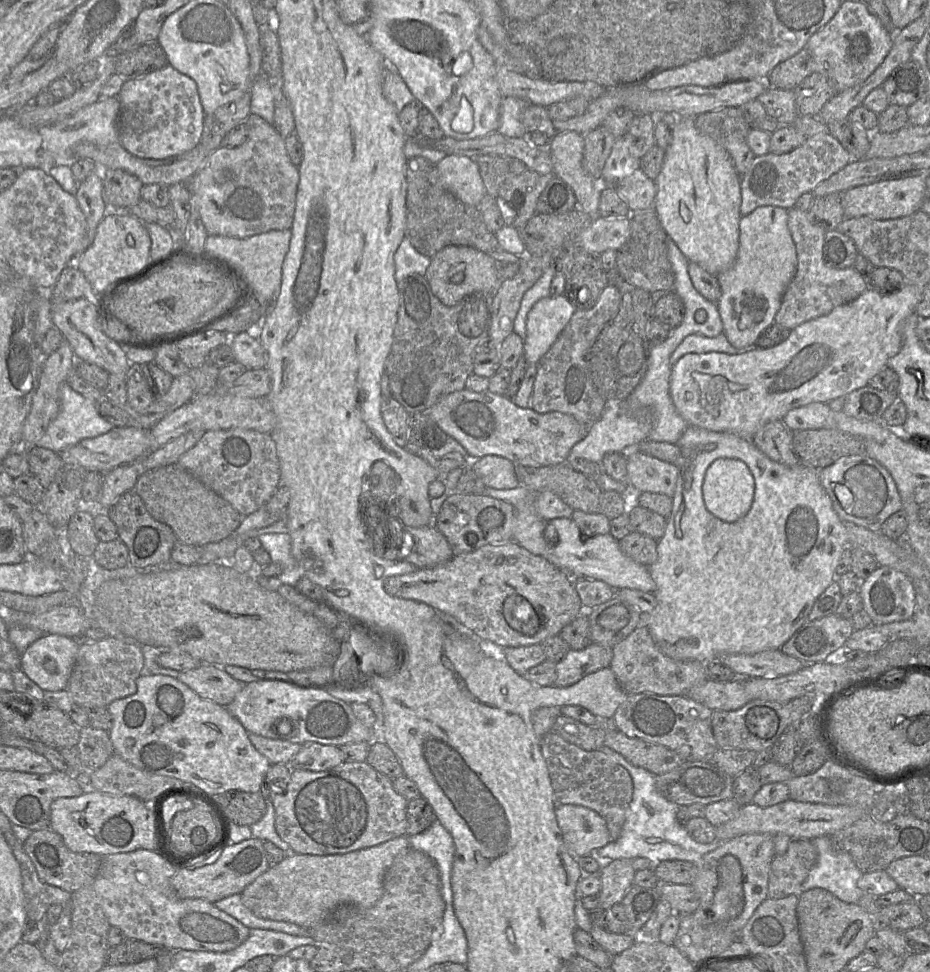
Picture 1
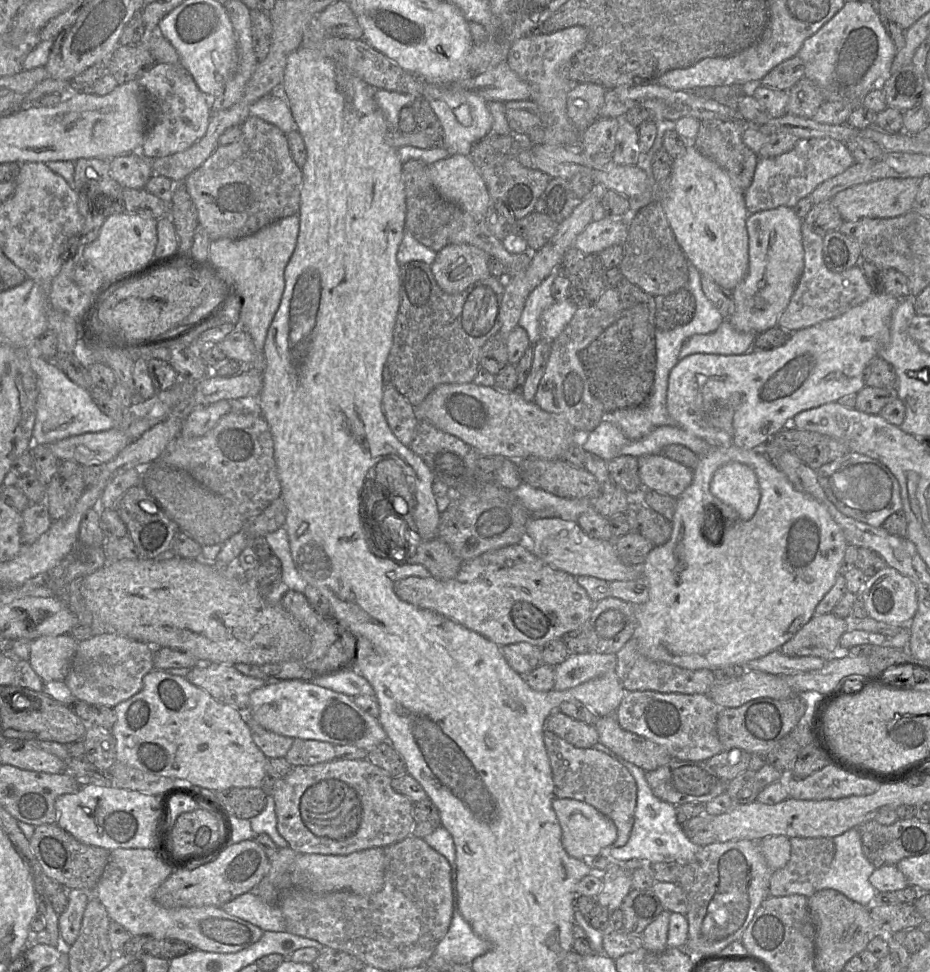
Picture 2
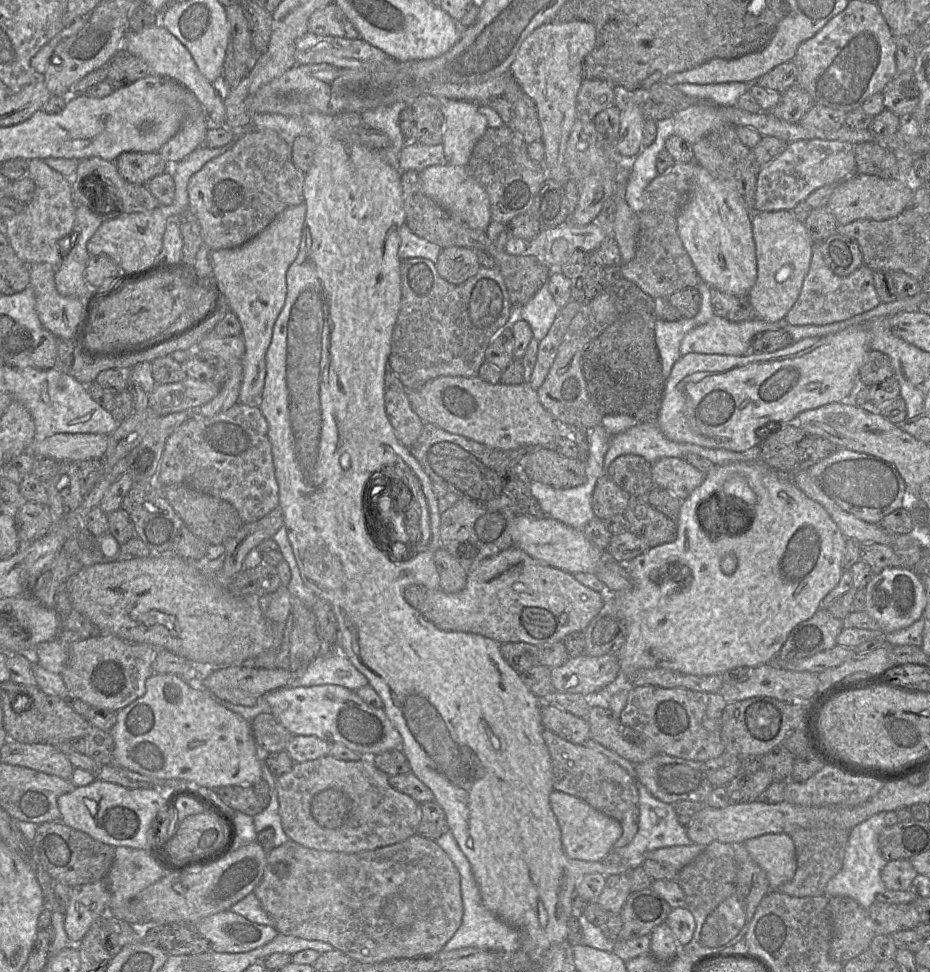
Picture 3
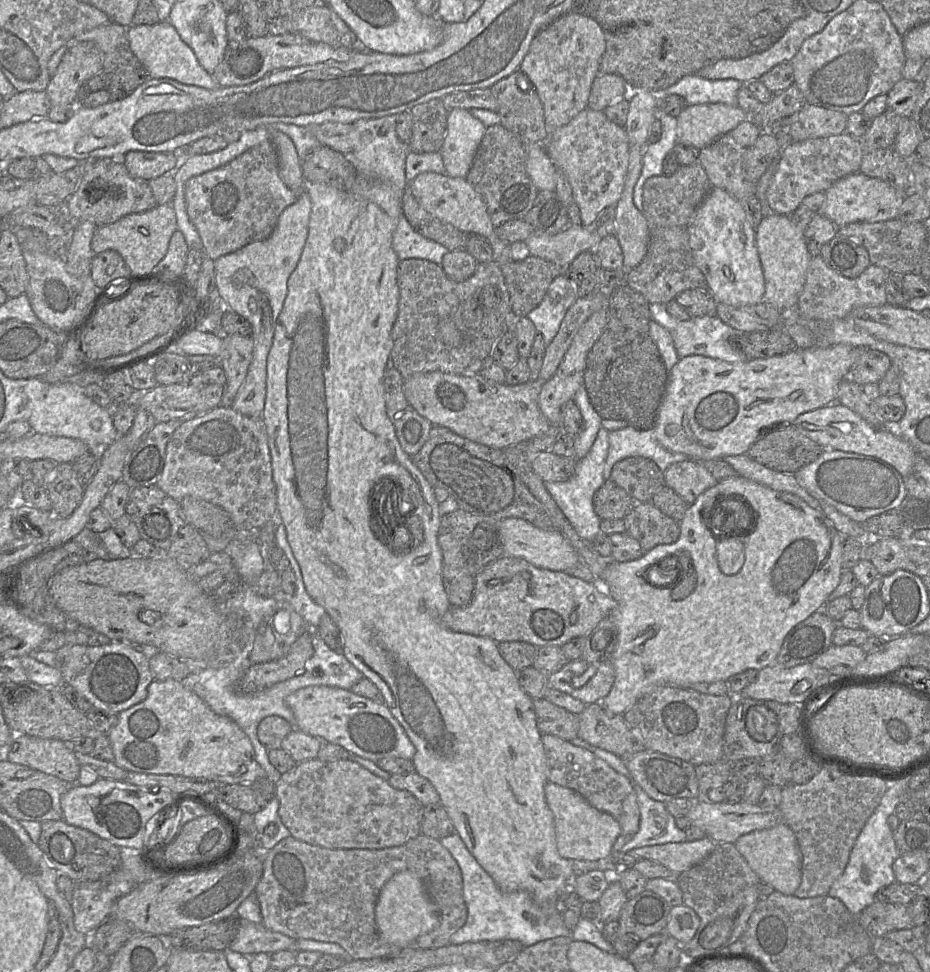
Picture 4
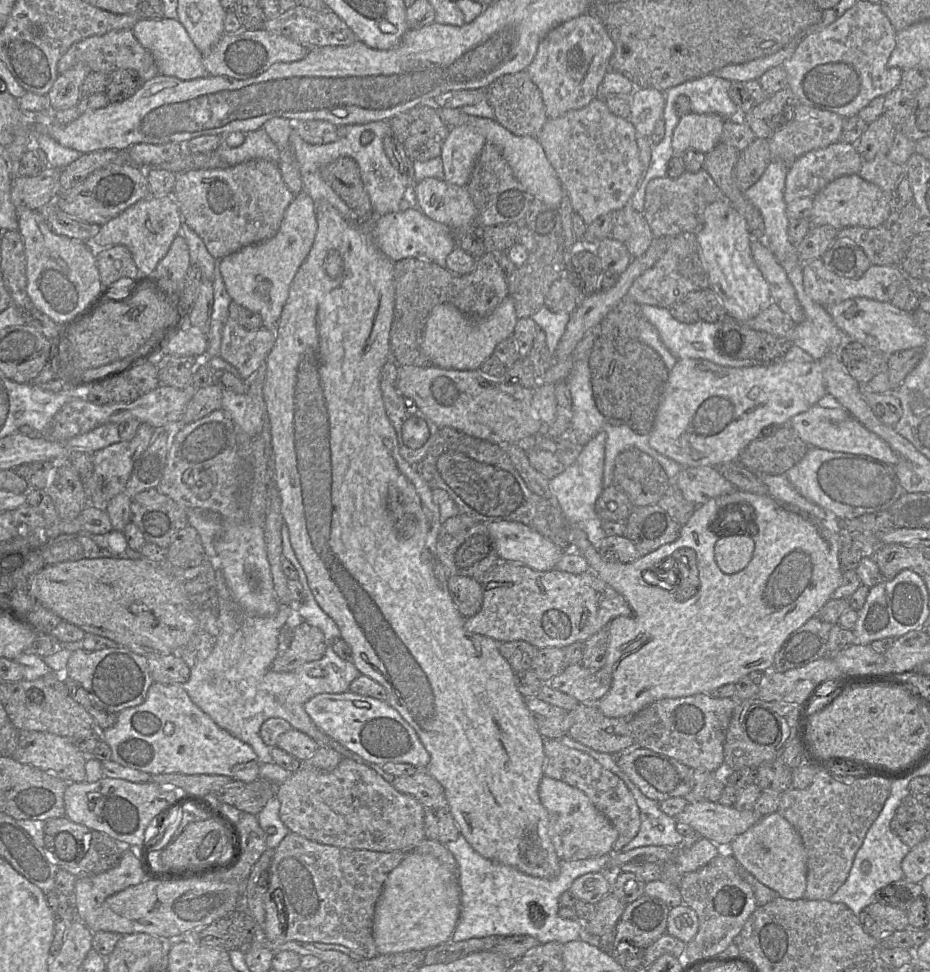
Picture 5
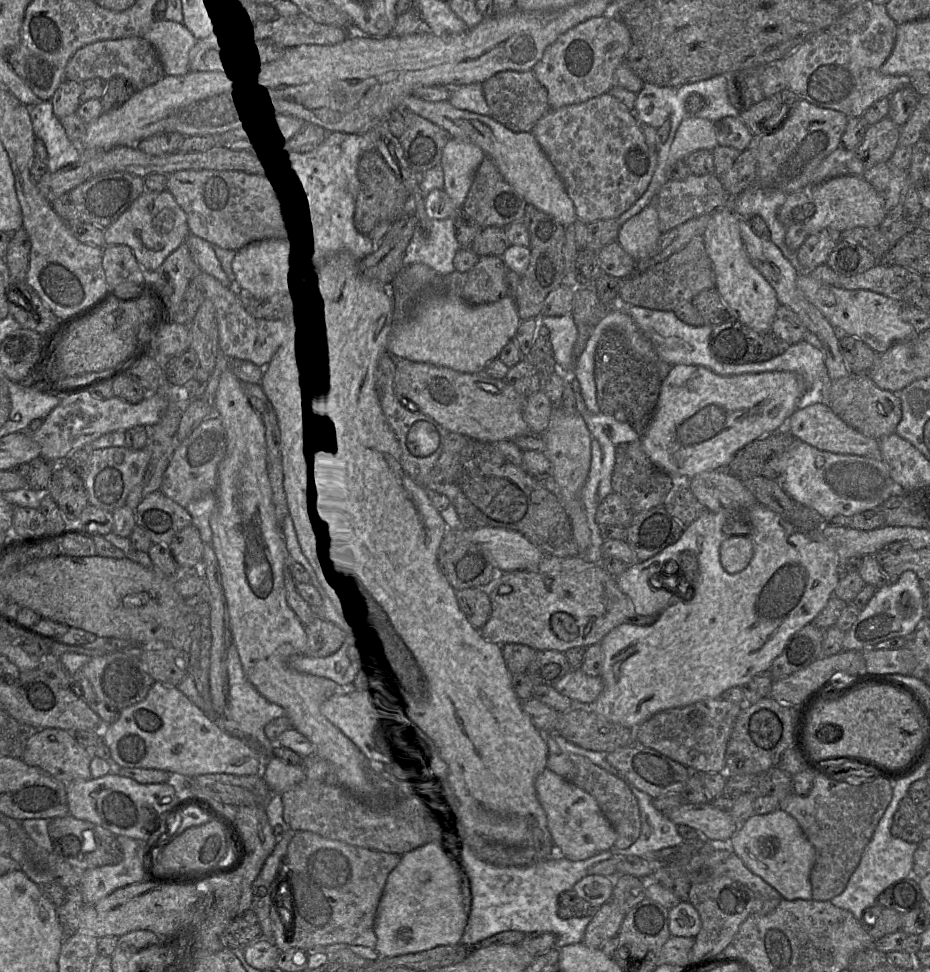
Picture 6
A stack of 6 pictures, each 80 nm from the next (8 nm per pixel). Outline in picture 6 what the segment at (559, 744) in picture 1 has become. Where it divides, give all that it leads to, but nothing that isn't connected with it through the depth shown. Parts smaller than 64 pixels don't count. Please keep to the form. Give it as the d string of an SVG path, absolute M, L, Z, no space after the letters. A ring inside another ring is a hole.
M572 753L549 754L546 768L586 791L597 801L603 814L617 832L615 848L626 849L639 838L641 818L638 801L621 779L597 766L588 758Z

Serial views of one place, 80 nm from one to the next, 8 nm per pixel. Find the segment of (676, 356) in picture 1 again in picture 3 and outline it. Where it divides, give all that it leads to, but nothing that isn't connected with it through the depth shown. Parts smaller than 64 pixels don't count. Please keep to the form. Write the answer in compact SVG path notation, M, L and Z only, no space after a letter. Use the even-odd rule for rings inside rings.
M714 315L707 323L690 330L683 338L680 346L680 354L689 353L724 354L741 356L750 352L751 342L756 334L776 330L785 325L784 320L768 322L761 319L733 322L718 315Z

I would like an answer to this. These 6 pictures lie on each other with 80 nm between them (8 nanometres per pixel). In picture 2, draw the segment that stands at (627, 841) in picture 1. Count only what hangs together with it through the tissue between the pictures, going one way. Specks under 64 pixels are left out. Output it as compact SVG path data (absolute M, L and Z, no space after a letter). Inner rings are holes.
M598 742L592 748L602 751L622 764L633 776L637 786L635 819L628 842L622 847L609 850L609 856L615 861L637 859L646 863L678 862L689 863L700 851L701 846L693 843L684 833L677 820L677 807L656 797L645 777L645 771L626 761L604 744Z

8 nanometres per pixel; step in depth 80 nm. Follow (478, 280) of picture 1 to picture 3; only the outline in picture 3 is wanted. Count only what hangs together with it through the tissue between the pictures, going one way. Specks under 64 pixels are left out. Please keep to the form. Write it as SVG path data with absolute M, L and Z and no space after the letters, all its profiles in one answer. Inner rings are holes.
M459 246L442 248L435 265L439 275L452 284L465 282L481 266L476 250Z

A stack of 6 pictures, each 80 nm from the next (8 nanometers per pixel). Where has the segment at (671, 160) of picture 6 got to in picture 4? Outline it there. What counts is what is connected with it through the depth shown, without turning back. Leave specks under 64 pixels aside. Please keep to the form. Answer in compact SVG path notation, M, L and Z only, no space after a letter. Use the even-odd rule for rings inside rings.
M722 103L687 105L677 116L677 141L702 149L749 119L750 115L739 106Z

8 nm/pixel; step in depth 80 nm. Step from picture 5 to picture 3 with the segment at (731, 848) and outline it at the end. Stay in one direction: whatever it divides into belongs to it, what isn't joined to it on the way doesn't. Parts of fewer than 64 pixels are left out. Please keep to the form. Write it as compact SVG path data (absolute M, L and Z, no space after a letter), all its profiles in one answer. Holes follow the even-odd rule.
M765 834L743 844L753 861L765 871L771 890L778 890L792 880L797 861L795 845L788 834Z

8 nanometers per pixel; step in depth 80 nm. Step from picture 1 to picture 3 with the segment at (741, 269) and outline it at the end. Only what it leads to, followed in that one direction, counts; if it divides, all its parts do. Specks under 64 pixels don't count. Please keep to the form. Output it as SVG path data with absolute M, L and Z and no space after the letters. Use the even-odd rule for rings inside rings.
M789 210L754 212L751 223L756 248L757 279L747 299L754 309L755 319L779 322L784 320L799 297L809 271L813 241L805 223Z

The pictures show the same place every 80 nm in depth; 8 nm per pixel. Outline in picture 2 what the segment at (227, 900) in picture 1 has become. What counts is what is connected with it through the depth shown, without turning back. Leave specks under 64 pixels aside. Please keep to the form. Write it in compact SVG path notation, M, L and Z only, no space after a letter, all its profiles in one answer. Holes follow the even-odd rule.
M254 891L239 895L223 904L228 914L245 920L263 931L285 932L286 923L276 905L265 903Z

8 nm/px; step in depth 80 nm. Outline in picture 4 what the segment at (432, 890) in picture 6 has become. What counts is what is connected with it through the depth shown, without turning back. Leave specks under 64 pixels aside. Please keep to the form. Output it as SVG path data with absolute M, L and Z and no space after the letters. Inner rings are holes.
M413 872L396 873L382 888L375 906L375 921L382 940L401 949L411 947L420 936L438 927L437 906L429 898L422 880Z

